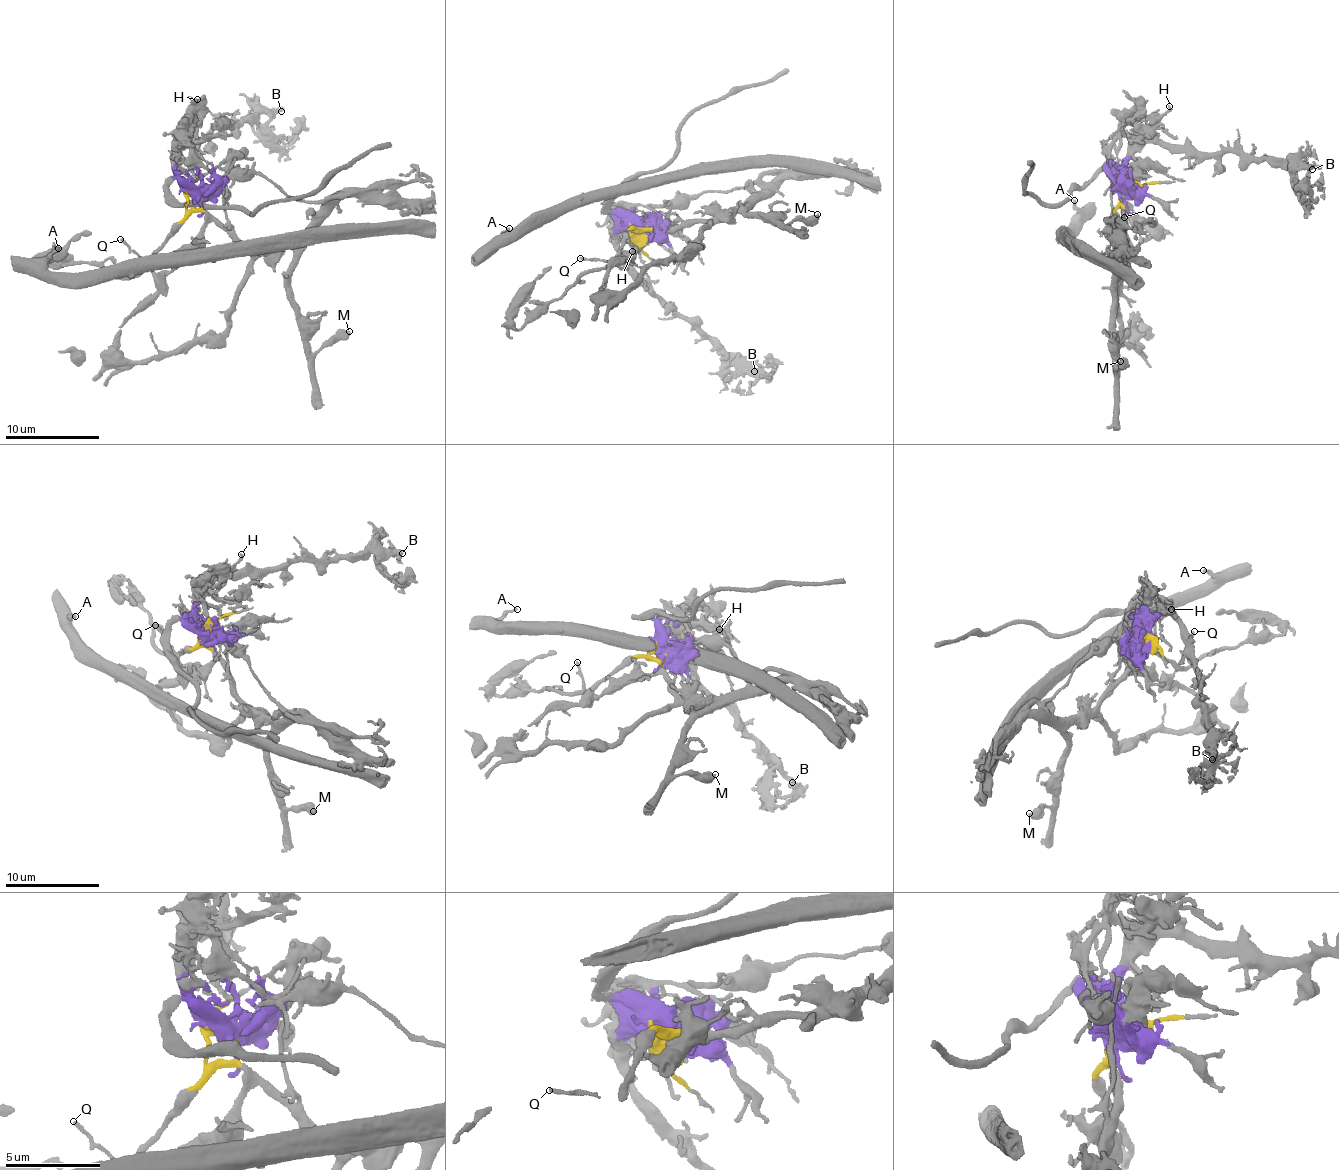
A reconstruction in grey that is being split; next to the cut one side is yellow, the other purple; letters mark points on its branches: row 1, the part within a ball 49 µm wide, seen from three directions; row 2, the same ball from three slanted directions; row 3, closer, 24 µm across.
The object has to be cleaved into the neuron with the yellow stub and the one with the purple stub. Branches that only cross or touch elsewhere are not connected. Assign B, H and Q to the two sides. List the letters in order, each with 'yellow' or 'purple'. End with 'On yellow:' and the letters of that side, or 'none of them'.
B: purple
H: purple
Q: yellow
On yellow: Q

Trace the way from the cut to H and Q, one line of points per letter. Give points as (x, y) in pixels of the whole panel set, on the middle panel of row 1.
H: (640, 229), (616, 229), (628, 233), (631, 250)
Q: (640, 229), (633, 229), (612, 263), (579, 259)

